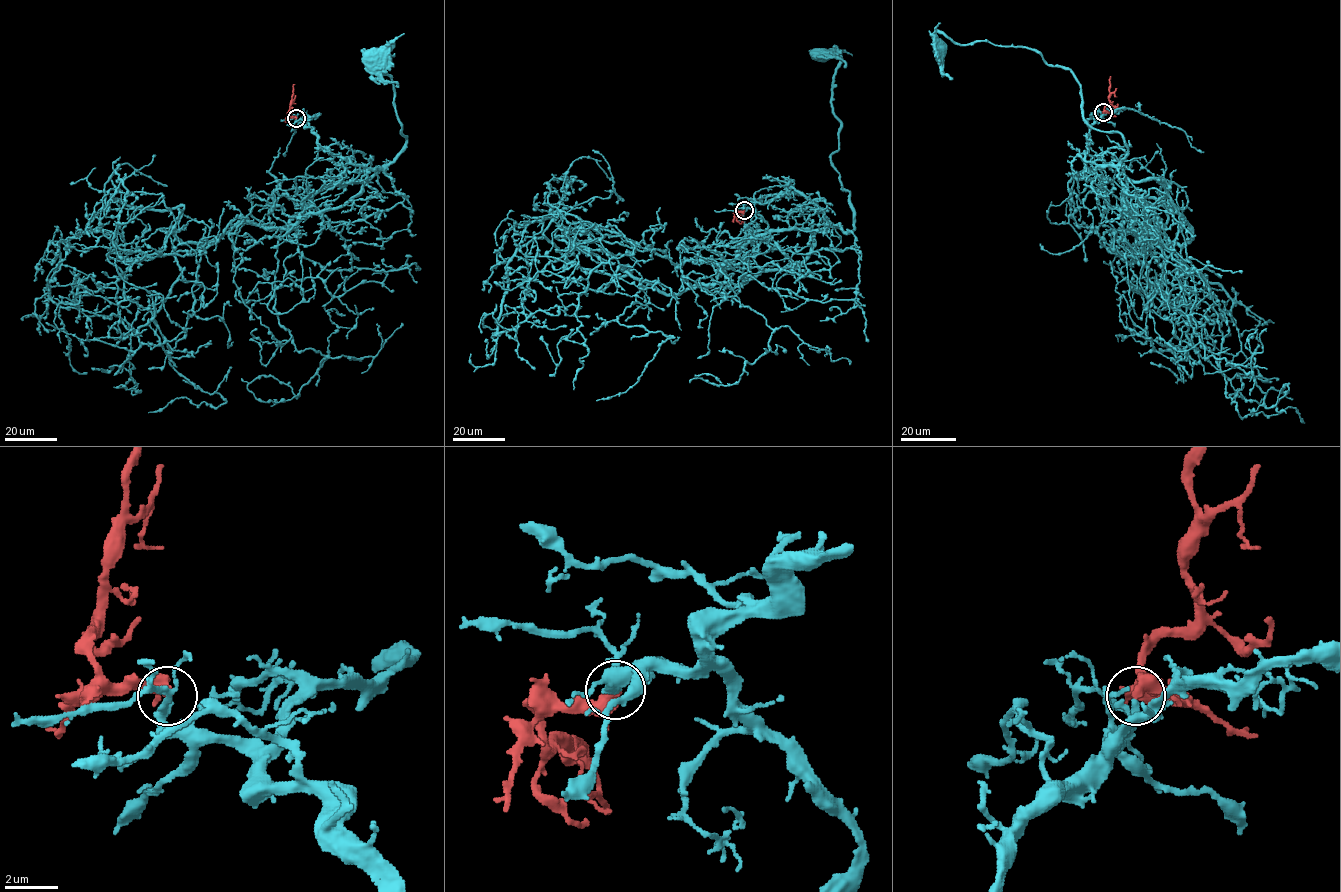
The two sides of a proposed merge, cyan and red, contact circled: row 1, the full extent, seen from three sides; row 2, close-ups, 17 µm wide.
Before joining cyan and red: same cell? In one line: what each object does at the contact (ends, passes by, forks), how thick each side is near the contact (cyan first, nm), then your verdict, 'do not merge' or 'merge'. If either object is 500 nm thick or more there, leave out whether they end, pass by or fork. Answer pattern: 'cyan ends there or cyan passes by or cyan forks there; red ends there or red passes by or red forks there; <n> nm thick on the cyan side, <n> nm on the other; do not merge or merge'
cyan passes by; red ends there; 240 nm thick on the cyan side, 480 nm on the other; merge

